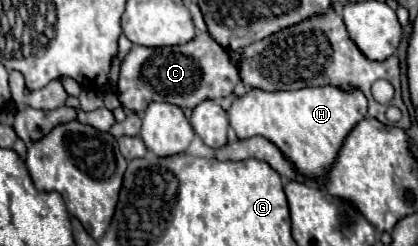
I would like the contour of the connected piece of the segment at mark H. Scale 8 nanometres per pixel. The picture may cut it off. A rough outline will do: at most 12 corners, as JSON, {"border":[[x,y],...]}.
{"border":[[248,91],[228,117],[322,187],[366,97]]}

